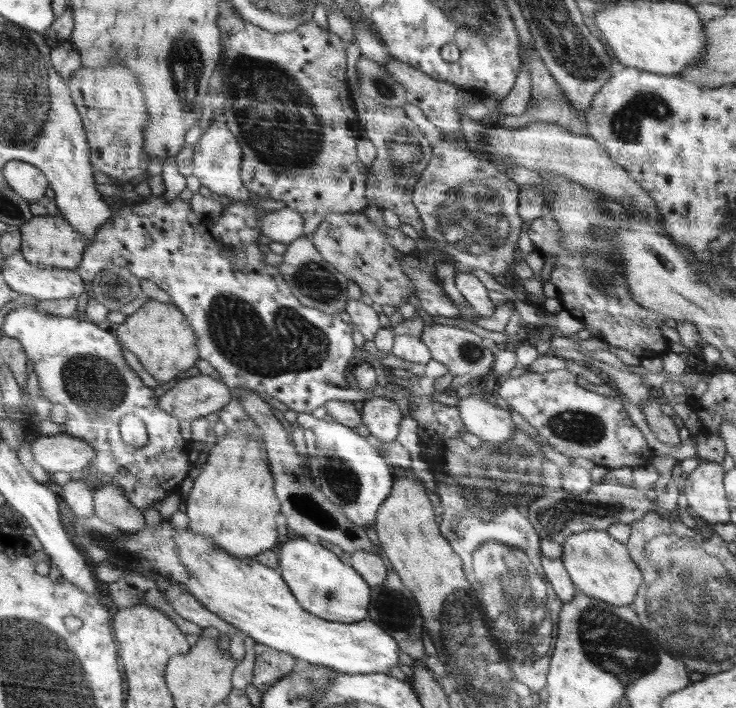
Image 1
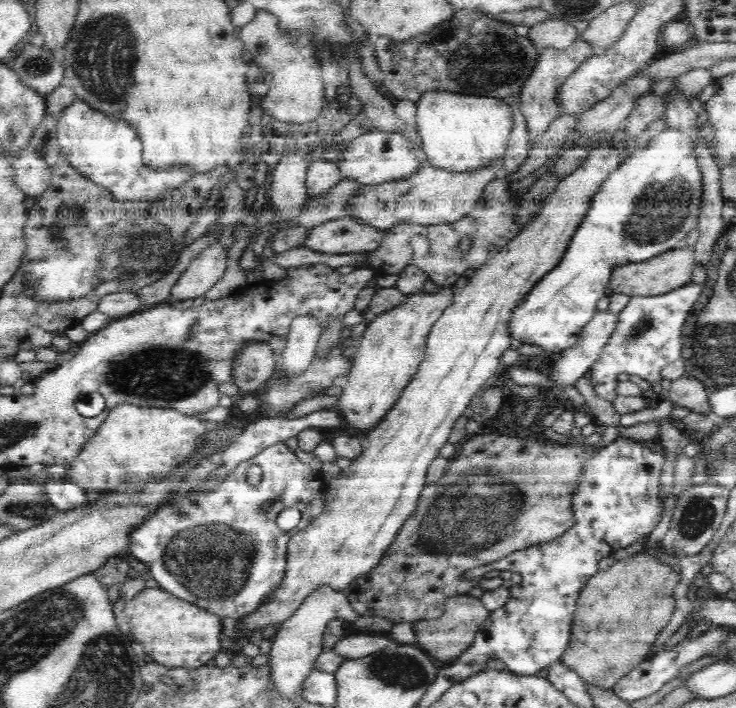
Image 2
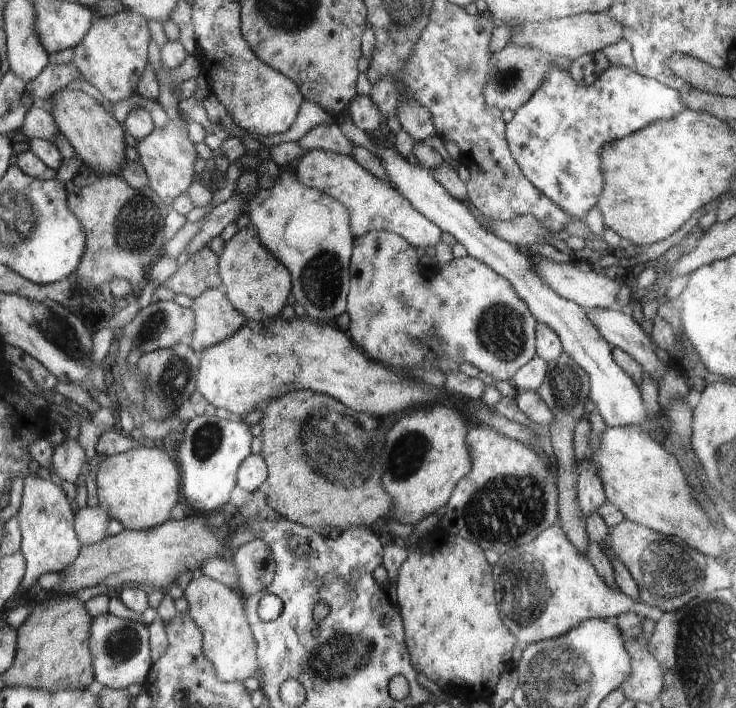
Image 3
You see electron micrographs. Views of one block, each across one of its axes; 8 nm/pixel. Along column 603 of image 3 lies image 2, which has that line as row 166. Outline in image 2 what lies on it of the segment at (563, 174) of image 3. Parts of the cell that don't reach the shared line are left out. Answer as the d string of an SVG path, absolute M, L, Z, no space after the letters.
M77 96L57 118L56 137L60 152L72 163L73 167L88 177L90 181L107 188L115 201L152 202L164 200L196 174L192 168L170 168L152 170L146 168L142 160L142 144L138 130L124 120L112 120L114 116L91 107Z

